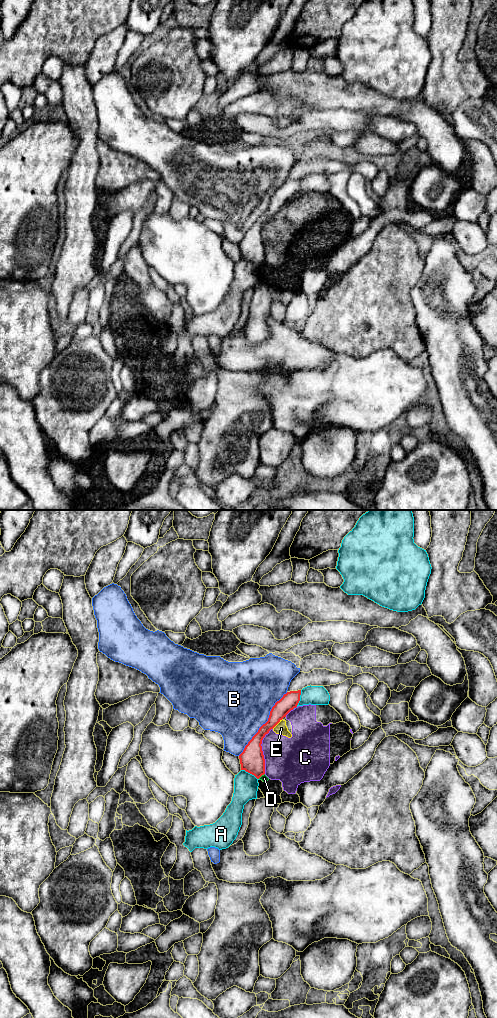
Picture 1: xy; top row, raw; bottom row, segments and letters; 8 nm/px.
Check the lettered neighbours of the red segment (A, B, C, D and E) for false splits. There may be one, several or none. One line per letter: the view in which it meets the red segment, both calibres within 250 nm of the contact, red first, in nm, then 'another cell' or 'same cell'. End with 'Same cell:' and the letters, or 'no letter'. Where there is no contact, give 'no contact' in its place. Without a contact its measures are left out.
A: xy | 190/190 nm | another cell
B: xy | 140/480 nm | another cell
C: xy | 190/360 nm | another cell
D: xy | 190/60 nm | another cell
E: xy | 140/90 nm | another cell
Same cell: no letter

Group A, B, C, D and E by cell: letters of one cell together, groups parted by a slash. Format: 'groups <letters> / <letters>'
groups A / B / C E / D

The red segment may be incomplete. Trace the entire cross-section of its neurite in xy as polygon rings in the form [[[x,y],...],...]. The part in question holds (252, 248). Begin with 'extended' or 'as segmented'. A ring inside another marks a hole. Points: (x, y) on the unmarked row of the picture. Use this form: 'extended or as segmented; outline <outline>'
as segmented; outline [[[301,178],[290,179],[275,191],[270,199],[268,209],[259,216],[239,243],[241,258],[254,263],[257,267],[265,262],[262,228],[291,198],[297,195],[300,183]]]

